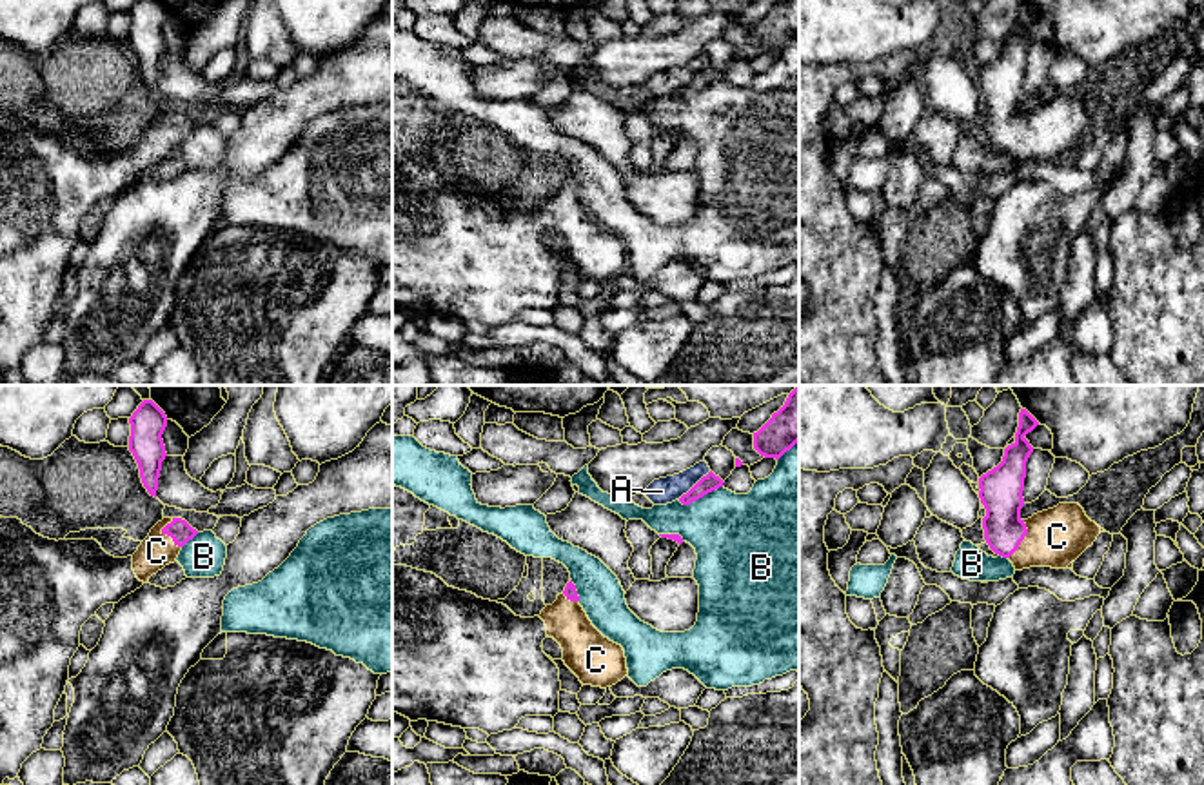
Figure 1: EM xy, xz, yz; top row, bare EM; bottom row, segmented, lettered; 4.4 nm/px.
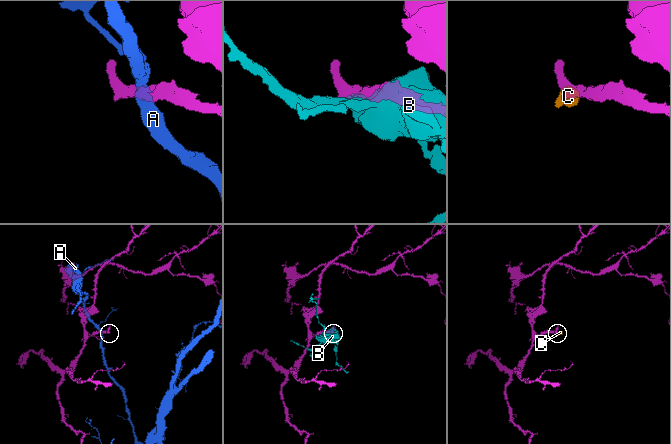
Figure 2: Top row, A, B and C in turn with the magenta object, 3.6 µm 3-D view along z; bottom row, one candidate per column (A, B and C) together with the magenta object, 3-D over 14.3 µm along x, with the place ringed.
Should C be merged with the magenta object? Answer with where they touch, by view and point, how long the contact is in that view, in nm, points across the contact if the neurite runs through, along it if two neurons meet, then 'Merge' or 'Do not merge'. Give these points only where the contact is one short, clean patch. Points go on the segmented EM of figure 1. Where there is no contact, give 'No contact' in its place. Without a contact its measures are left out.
Touches magenta at xy (166, 533). Shared border 140 nm. Path across: xy (180, 531), (166, 533), (157, 551). Merge

